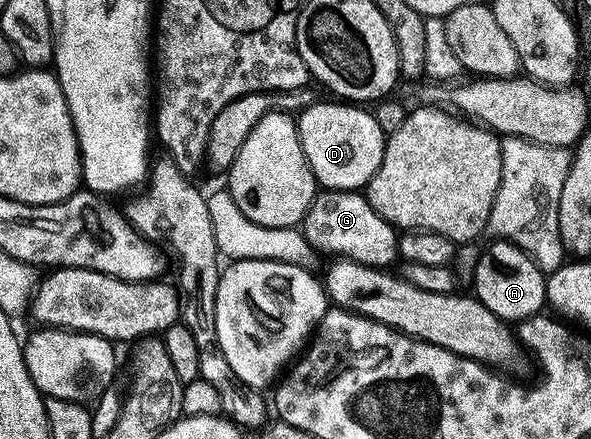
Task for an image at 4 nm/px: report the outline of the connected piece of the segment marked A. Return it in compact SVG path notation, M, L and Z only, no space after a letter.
M497 240L492 245L484 253L481 252L474 270L476 297L490 312L512 325L541 314L547 306L547 278L537 260L506 240Z

